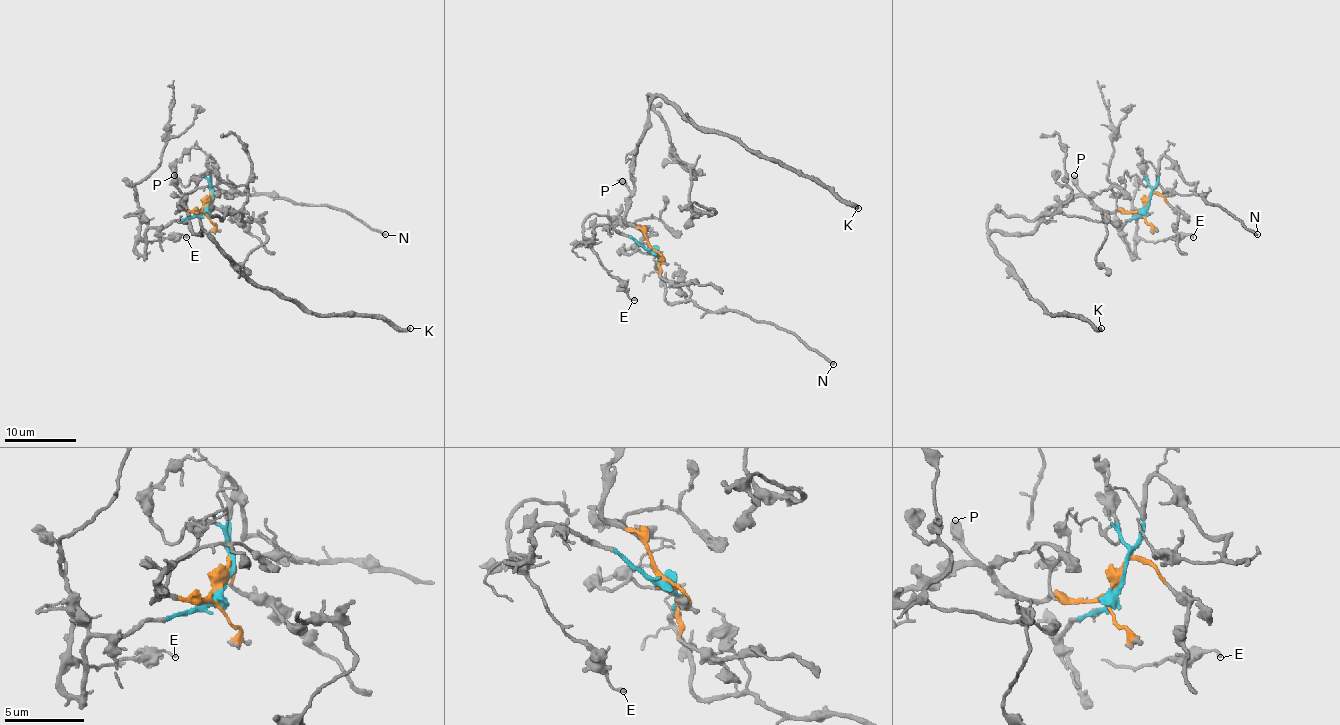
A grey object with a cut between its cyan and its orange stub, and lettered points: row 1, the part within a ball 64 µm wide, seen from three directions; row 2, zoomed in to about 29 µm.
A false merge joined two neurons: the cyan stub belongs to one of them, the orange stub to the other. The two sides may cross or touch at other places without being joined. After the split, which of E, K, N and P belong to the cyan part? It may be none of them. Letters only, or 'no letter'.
E, N

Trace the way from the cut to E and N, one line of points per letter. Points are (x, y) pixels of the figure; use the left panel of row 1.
E: (206, 205), (194, 216), (151, 227), (145, 252), (135, 247), (142, 239), (187, 238)
N: (206, 205), (212, 196), (208, 155), (217, 182), (228, 182), (242, 193), (348, 211), (385, 234)

